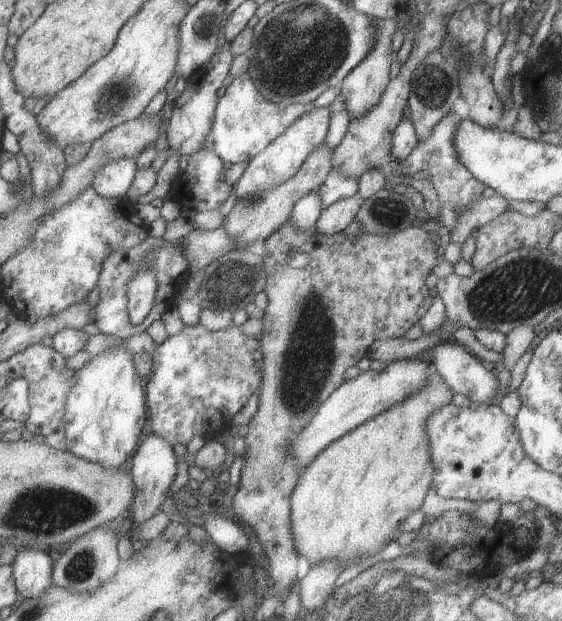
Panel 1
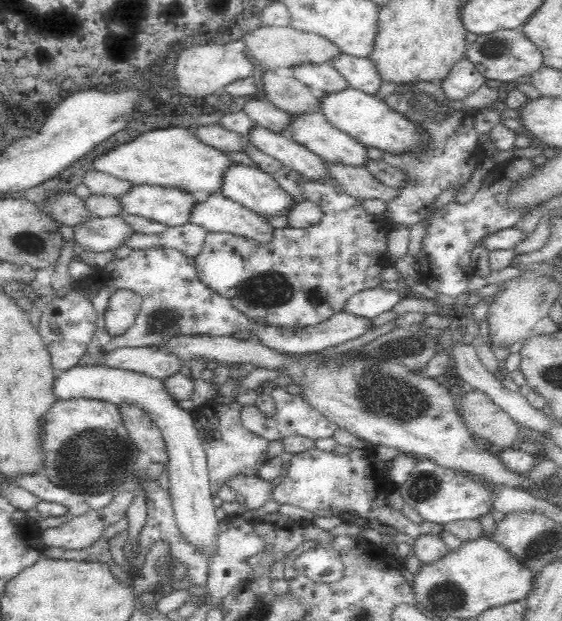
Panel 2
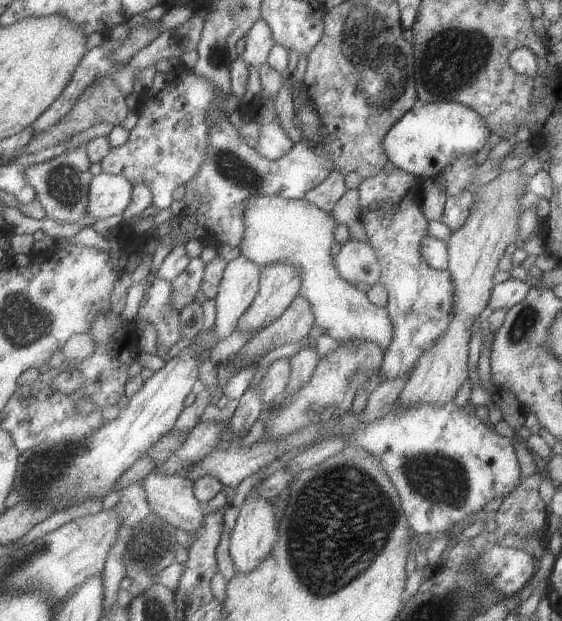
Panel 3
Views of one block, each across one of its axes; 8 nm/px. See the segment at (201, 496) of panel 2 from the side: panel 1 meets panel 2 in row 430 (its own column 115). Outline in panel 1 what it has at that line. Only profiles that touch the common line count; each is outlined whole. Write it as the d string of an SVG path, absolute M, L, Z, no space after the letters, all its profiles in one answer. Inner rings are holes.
M119 159L106 164L95 176L93 187L104 197L127 197L138 174L136 159Z

